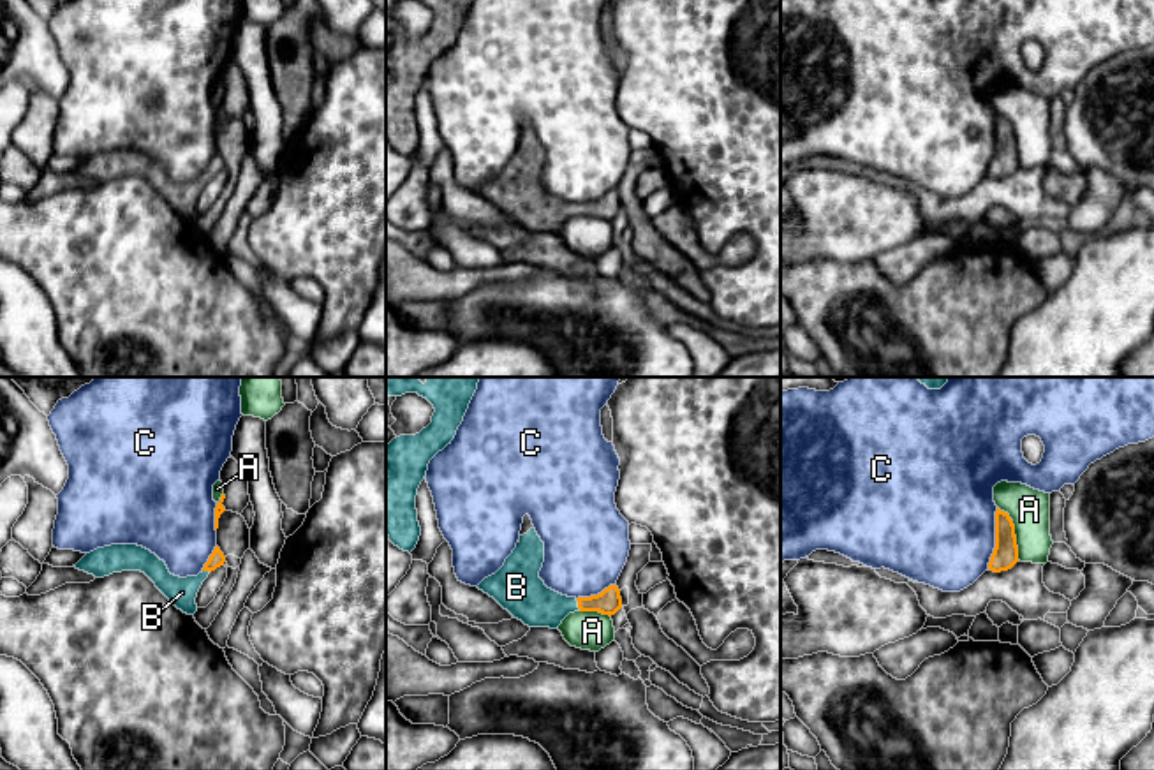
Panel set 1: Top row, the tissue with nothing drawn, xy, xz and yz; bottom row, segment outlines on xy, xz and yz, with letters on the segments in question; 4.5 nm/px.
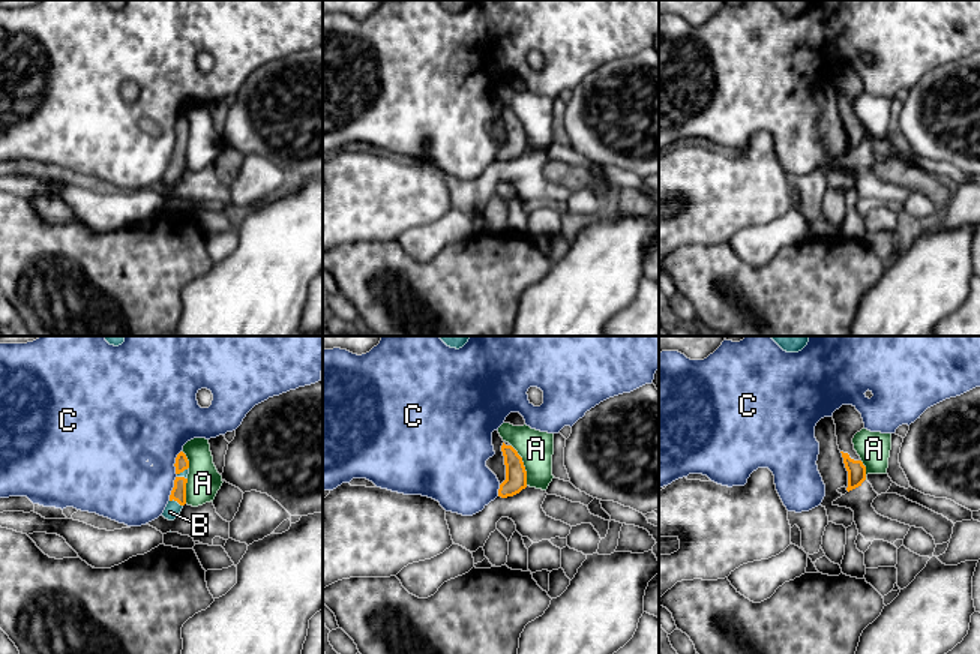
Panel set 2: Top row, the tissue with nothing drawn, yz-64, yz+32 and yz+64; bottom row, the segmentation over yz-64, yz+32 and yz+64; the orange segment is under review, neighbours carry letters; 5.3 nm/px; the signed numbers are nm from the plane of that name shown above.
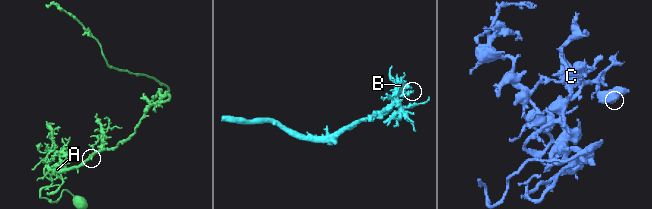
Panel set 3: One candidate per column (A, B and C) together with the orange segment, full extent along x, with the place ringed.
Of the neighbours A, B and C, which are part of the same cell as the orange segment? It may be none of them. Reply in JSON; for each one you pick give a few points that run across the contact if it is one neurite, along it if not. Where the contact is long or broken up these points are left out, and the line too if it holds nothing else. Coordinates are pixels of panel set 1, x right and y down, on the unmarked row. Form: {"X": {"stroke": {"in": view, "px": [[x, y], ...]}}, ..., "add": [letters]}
{"add": ["B"]}

